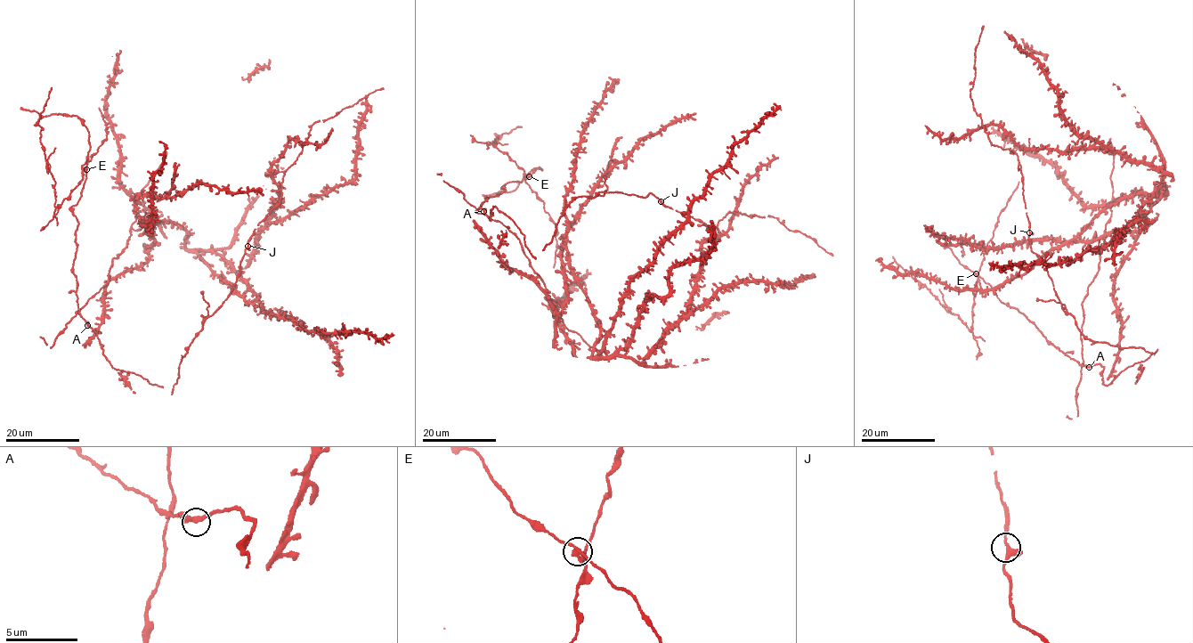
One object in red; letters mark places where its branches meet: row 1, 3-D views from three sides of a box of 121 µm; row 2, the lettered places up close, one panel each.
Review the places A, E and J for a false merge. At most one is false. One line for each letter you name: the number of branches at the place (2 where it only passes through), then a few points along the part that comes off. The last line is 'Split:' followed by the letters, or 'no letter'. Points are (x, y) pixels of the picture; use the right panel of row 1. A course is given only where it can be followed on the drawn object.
E: branches 3; course (976, 273), (976, 292), (969, 330), (957, 315), (947, 311), (937, 296), (914, 280), (892, 256)
Split: E

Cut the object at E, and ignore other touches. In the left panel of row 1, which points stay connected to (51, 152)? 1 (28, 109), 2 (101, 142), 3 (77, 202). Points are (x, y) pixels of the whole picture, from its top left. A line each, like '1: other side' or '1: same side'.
1: other side
2: same side
3: other side

